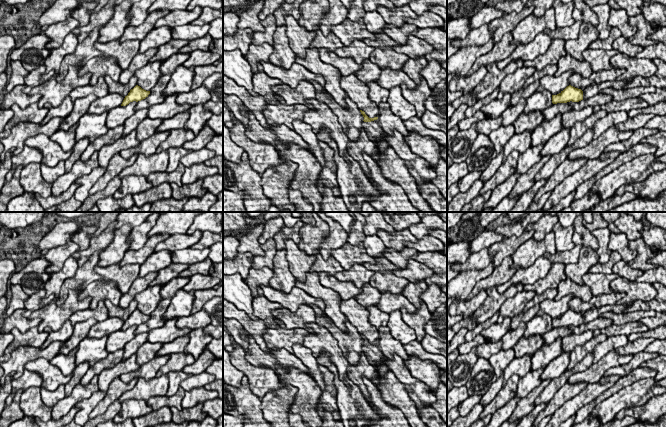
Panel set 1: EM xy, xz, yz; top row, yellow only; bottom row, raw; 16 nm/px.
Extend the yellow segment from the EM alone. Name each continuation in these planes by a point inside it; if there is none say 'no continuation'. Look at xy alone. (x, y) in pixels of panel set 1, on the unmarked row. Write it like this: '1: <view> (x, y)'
no continuation

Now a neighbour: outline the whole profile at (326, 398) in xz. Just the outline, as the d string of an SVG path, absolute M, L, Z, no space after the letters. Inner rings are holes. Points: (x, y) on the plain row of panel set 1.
M333 383L327 384L326 389L322 391L319 399L320 403L324 405L324 411L333 413L339 411L336 403L337 389Z

